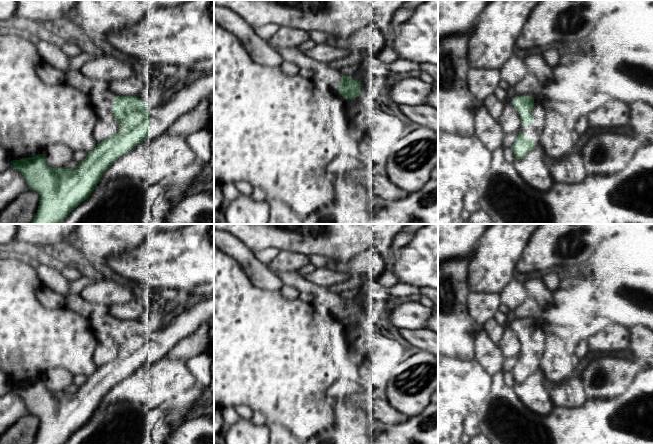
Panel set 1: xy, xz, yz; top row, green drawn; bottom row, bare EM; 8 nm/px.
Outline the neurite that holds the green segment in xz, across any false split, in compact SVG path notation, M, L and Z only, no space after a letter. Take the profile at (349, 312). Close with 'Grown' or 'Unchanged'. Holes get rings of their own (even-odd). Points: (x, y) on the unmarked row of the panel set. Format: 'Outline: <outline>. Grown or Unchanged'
Outline: M342 300L338 314L343 321L351 324L361 318L361 310L361 305L353 304L351 300Z. Unchanged

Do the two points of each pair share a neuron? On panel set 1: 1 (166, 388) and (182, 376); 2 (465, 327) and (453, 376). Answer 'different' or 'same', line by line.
1: same
2: different

